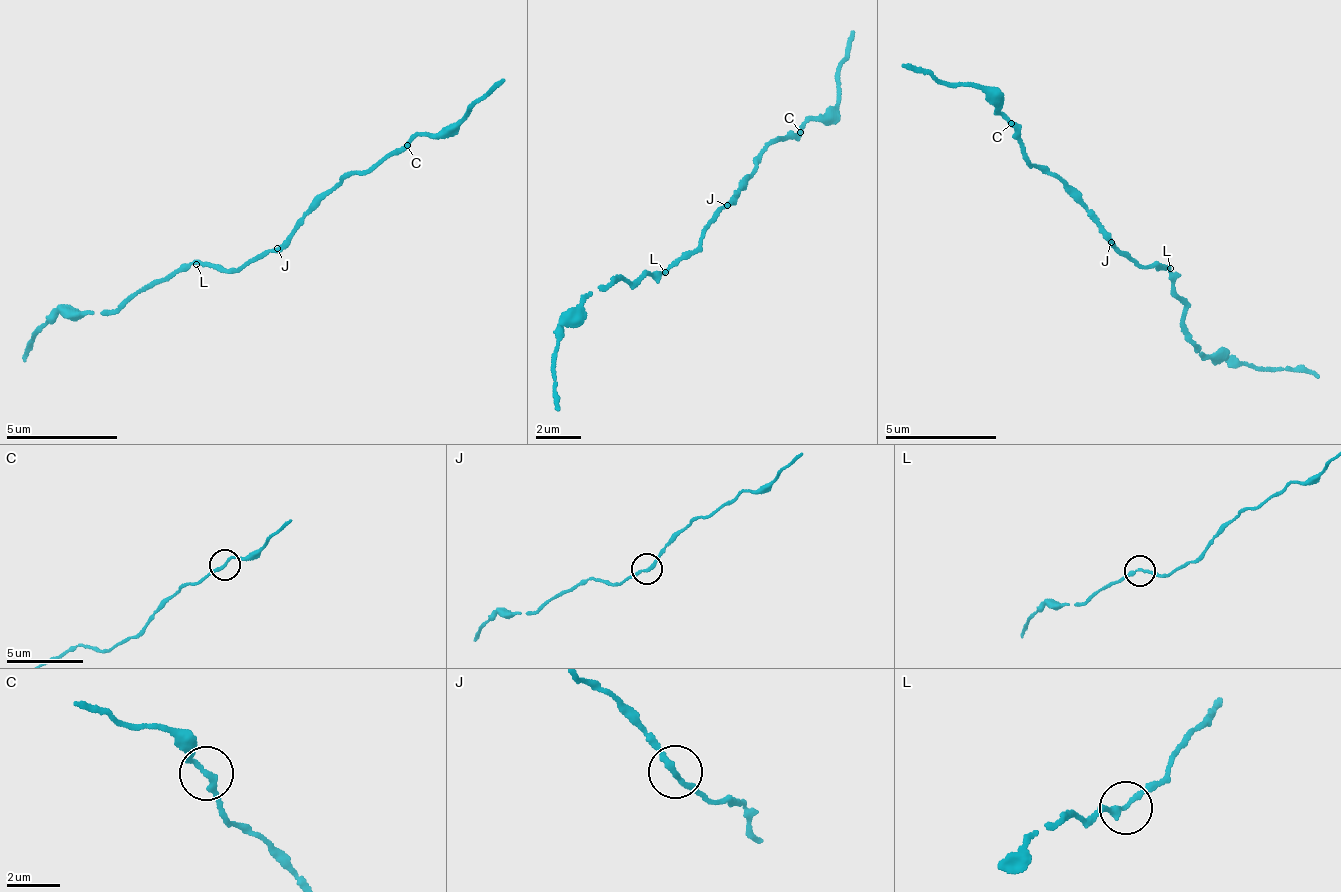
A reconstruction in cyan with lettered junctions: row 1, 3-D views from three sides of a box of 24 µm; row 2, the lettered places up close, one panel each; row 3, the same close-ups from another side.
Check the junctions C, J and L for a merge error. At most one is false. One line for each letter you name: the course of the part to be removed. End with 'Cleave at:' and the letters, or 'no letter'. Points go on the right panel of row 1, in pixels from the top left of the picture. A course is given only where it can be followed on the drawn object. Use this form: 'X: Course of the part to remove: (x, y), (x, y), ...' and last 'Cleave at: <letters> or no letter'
Cleave at: no letter

